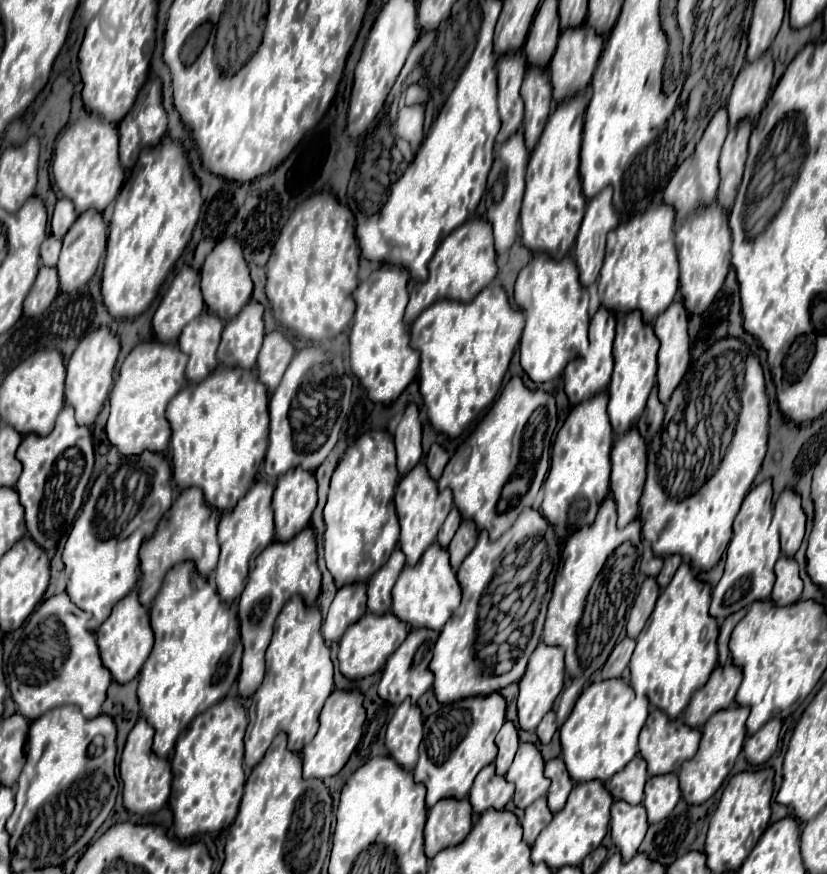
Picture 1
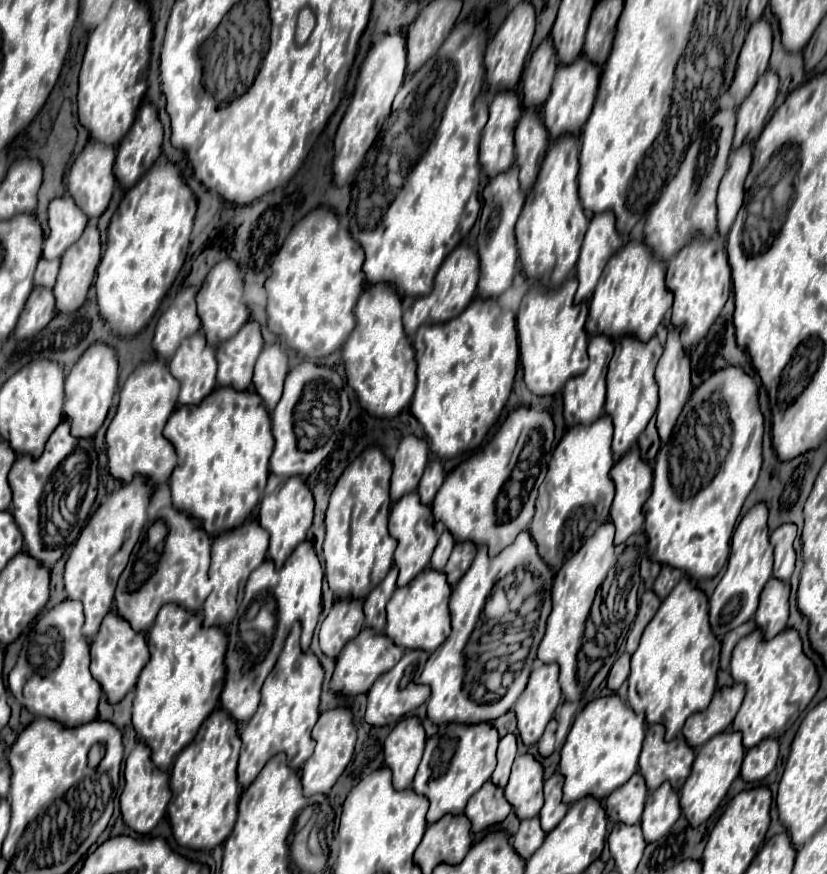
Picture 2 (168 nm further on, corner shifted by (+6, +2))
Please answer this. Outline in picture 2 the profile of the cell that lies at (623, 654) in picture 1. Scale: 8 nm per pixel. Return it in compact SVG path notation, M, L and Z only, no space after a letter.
M624 653L624 655L620 655L620 657L614 661L614 665L612 665L610 673L608 673L608 679L606 679L608 689L616 691L616 689L624 683L624 679L628 677L628 673L630 673L630 655Z

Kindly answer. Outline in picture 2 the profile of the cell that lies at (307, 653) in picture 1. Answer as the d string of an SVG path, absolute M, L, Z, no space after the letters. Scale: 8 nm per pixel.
M296 621L284 641L284 647L280 651L280 657L270 671L270 675L264 681L262 687L262 699L252 715L250 721L244 723L240 739L240 759L238 759L238 783L242 787L248 787L258 771L266 765L266 761L284 751L290 759L292 769L300 769L302 763L312 755L314 751L314 739L312 739L312 727L318 721L320 715L320 693L322 693L322 681L324 681L324 667L312 653L304 653L300 647L300 623Z

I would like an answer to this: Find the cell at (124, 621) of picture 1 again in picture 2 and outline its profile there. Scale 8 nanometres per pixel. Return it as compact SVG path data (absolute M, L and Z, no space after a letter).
M112 609L102 619L100 631L92 639L90 657L92 657L92 663L90 663L92 677L102 685L102 691L106 693L108 701L118 703L136 685L136 679L138 679L142 667L150 659L148 645L146 645L146 635L142 631L134 631L130 627L130 623L126 623L126 619L122 619L118 615L118 611Z

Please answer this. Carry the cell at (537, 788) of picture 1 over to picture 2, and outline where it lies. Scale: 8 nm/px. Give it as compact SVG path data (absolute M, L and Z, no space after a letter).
M530 753L518 755L514 759L508 785L504 787L504 795L512 803L518 819L530 819L540 813L544 803L542 783L544 783L542 763Z

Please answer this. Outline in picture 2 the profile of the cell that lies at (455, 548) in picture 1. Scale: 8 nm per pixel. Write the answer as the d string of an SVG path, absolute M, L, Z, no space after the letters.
M458 541L454 545L452 555L444 567L444 573L446 573L450 585L456 585L456 581L466 573L474 555L476 555L476 545L472 541Z

